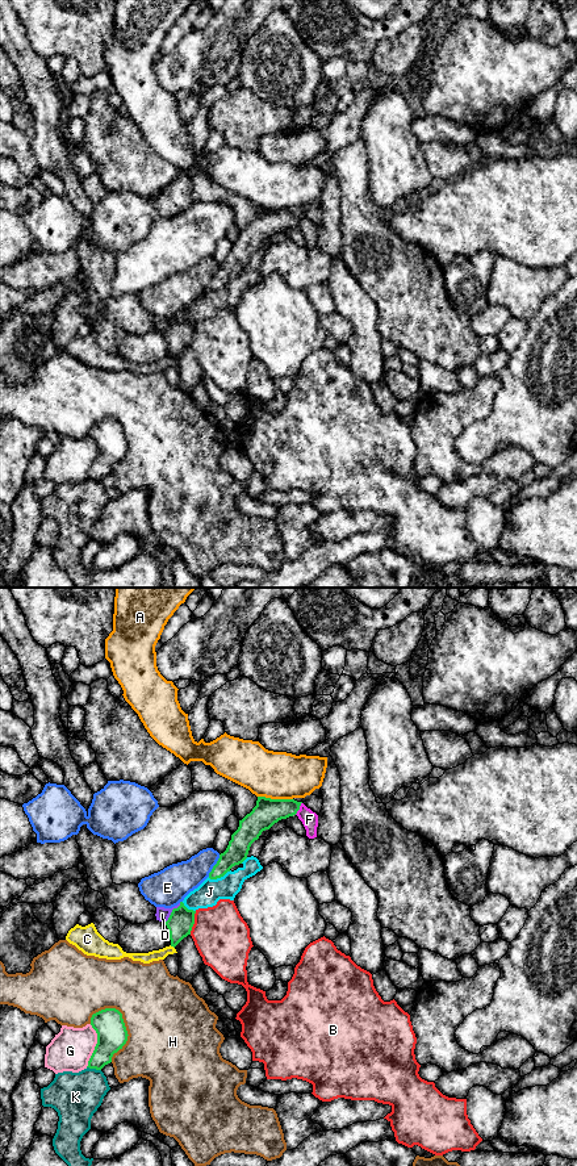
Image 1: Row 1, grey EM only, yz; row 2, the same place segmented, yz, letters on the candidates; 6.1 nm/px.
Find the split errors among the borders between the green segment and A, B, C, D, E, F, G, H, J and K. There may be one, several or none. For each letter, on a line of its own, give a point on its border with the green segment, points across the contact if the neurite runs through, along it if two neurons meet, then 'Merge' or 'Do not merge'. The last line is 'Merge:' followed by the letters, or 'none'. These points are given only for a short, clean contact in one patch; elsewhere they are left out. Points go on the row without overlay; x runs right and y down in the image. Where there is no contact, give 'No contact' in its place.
A: Touches green at yz (275, 210). Do not merge
B: Touches green at yz (193, 334). Boundary: yz (196, 322), (189, 345). Do not merge
C: Touches green at yz (172, 356). Boundary: yz (170, 356), (174, 359). Do not merge
D: Touches green at yz (171, 324). Boundary: yz (180, 314), (164, 333). Do not merge
E: Touches green at yz (214, 276). Do not merge
F: Touches green at yz (299, 220). Boundary: yz (301, 213), (295, 225). Do not merge
G: Touches green at yz (96, 456). Do not merge
H: Touches green at yz (125, 441). Do not merge
J: Touches green at yz (218, 288). Do not merge
K: Touches green at yz (93, 479). Do not merge
Merge: none

